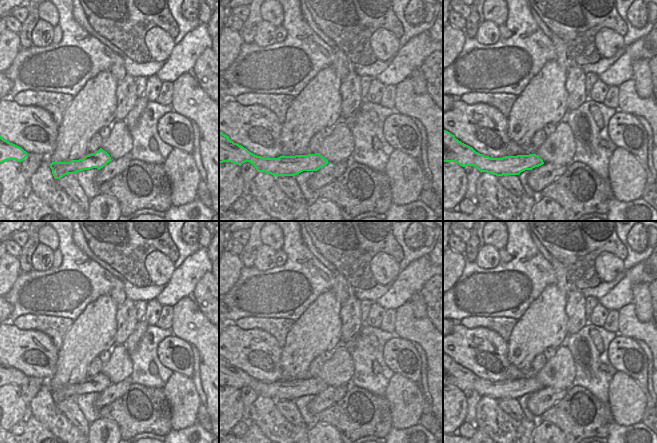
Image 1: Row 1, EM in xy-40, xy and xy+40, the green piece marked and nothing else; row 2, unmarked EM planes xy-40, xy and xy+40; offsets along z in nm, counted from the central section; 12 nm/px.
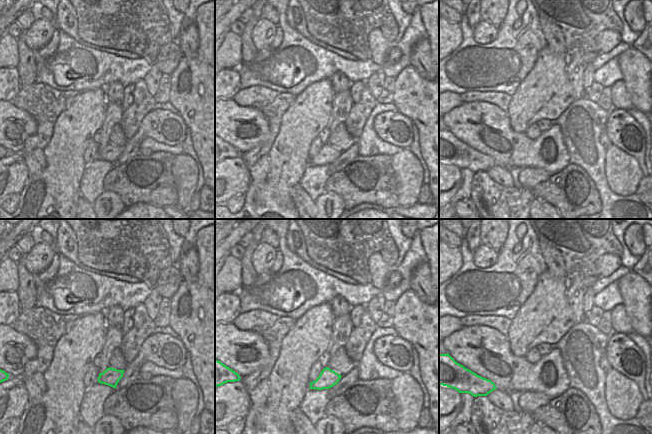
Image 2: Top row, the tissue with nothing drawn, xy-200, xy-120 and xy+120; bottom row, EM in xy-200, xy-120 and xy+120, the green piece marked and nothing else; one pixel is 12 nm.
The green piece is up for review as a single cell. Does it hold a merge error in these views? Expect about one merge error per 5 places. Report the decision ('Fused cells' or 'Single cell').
Single cell.

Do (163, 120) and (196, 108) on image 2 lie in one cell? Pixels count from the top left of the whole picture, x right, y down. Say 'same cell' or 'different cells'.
different cells

